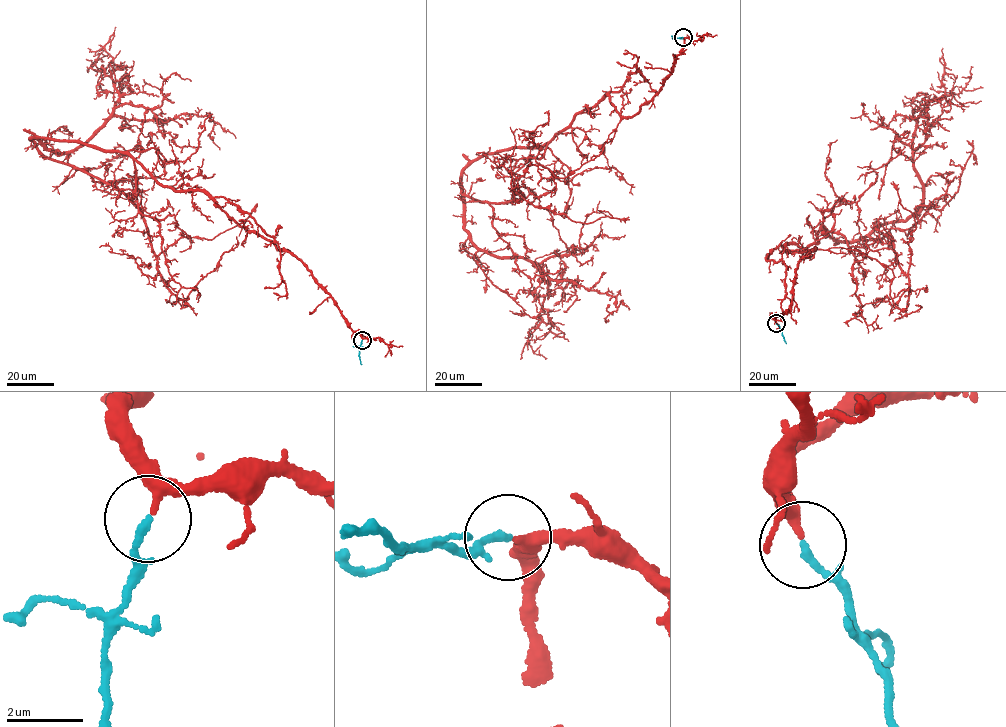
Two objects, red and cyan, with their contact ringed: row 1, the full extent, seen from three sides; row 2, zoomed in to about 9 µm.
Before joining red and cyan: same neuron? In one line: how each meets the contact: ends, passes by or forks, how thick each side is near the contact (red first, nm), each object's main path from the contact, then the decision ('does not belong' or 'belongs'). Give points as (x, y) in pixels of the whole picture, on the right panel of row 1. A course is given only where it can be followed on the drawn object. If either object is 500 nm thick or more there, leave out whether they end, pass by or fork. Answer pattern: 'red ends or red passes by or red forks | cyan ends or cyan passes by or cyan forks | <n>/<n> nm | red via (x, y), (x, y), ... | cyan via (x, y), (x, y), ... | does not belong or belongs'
red passes by | cyan ends | 240/200 nm | red via (776, 323), (816, 249), (786, 245), (823, 227), (845, 243), (889, 232), (906, 308), (891, 269), (840, 248) | cyan via (777, 323), (786, 343) | belongs

